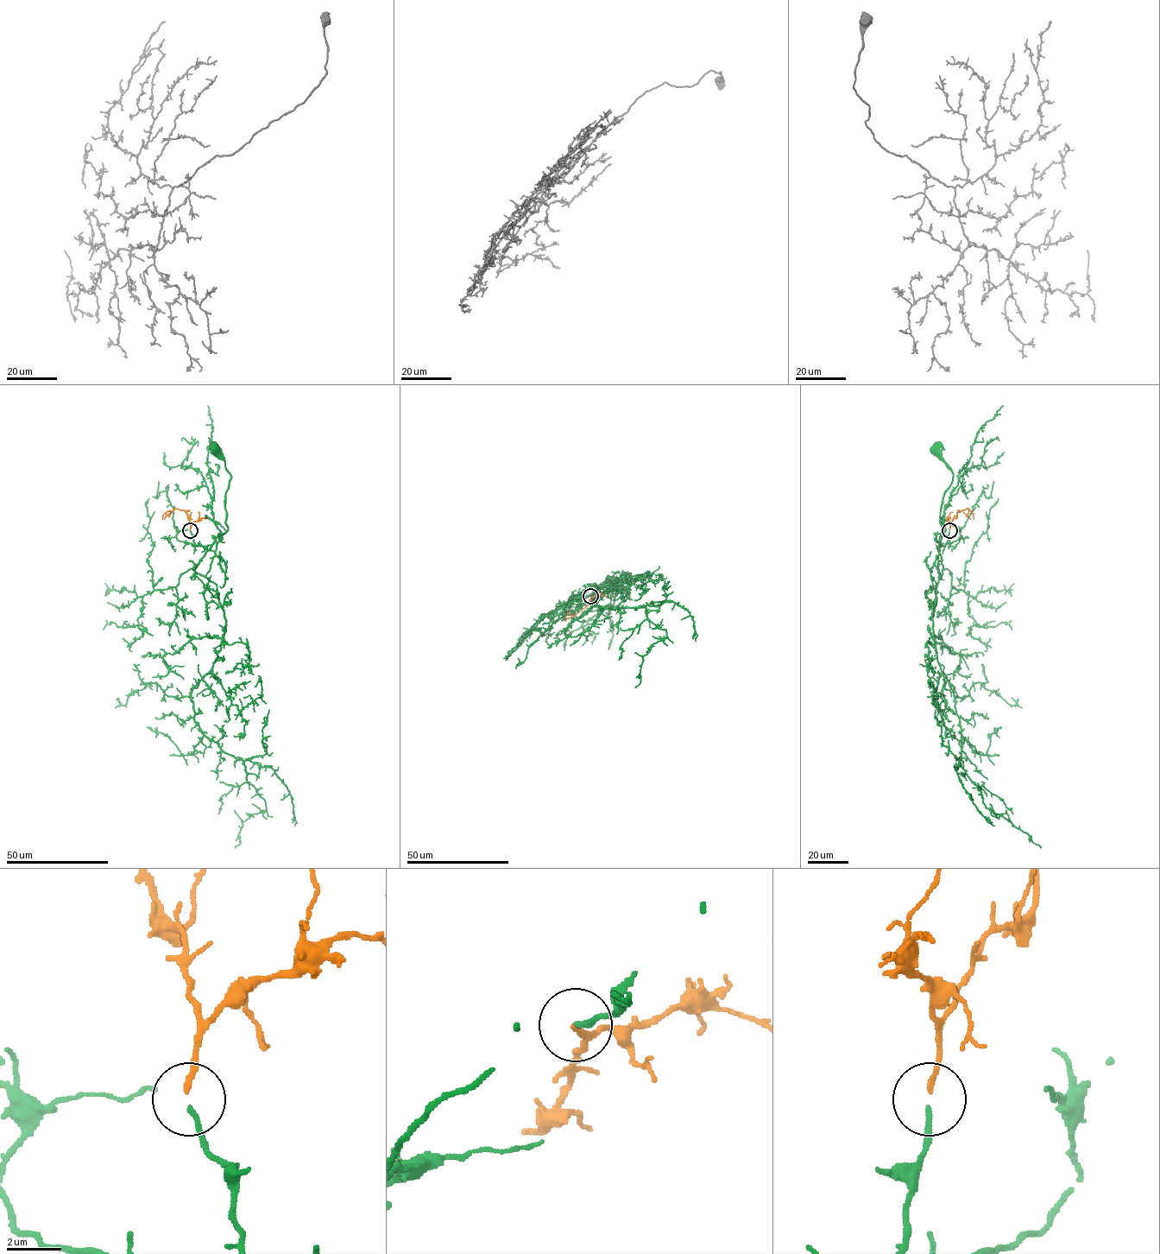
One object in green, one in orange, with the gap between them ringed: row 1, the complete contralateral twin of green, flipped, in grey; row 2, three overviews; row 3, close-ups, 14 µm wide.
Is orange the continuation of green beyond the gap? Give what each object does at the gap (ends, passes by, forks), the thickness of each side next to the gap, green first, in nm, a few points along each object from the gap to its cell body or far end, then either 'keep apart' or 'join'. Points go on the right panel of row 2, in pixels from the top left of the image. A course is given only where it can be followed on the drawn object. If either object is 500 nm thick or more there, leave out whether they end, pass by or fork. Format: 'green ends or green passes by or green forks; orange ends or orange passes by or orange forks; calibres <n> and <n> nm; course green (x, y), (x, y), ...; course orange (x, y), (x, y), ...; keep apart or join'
green ends; orange ends; calibres 160 and 170 nm; course green (948, 530), (948, 541), (940, 547), (939, 540), (945, 528), (940, 522), (941, 503), (953, 472), (935, 451); course orange (948, 529), (953, 518), (961, 510), (968, 509), (974, 519); join

